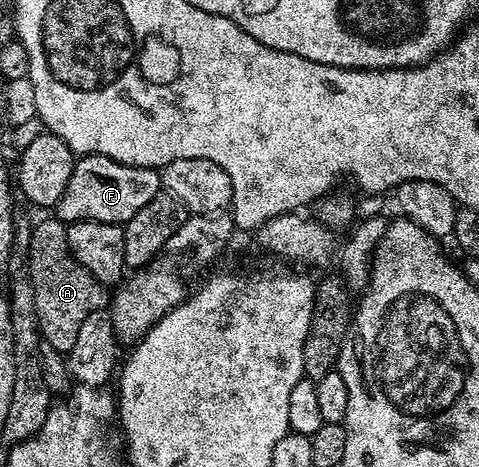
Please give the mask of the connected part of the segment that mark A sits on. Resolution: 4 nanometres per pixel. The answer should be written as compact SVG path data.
M55 218L44 220L41 224L37 223L32 229L28 247L28 273L34 286L36 317L40 319L40 334L43 343L49 344L55 352L67 354L78 339L78 329L82 327L82 322L86 322L90 314L103 312L109 307L109 289L100 284L98 278L94 278L94 274L90 274L90 270L86 270L86 266L78 262L78 258L74 258L68 241L68 229L64 221Z

